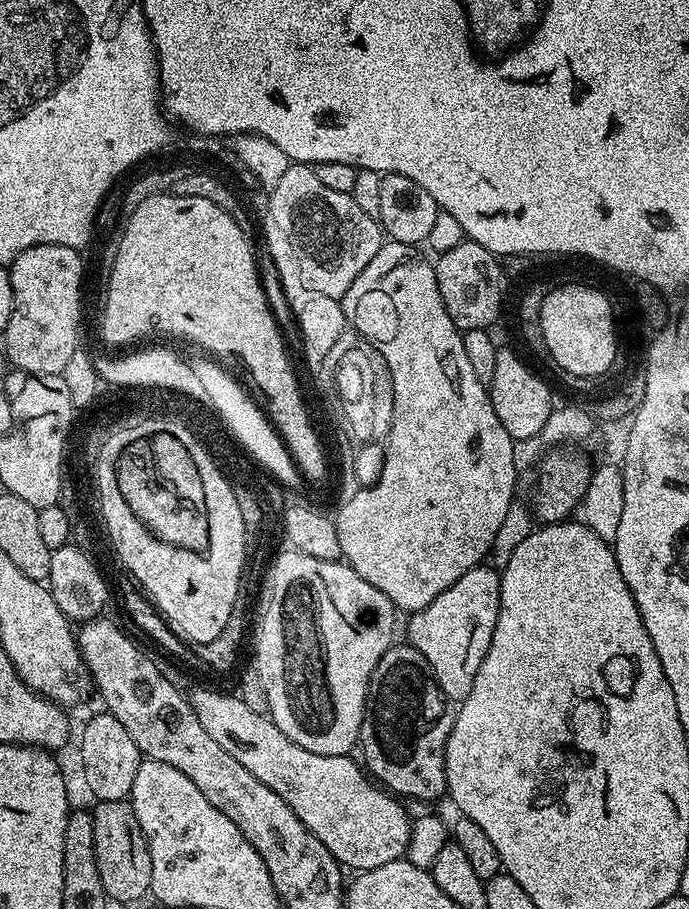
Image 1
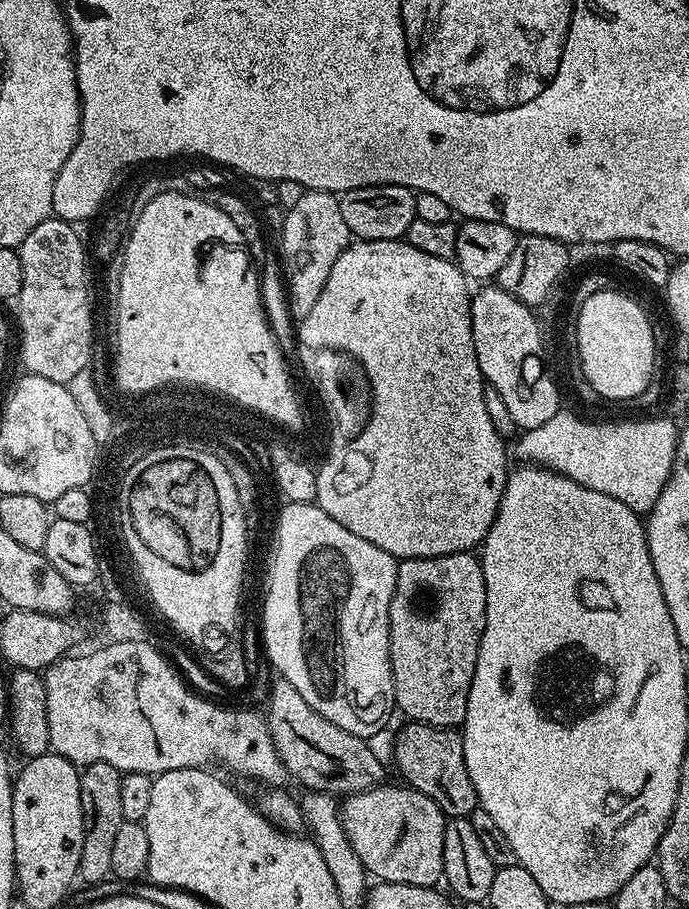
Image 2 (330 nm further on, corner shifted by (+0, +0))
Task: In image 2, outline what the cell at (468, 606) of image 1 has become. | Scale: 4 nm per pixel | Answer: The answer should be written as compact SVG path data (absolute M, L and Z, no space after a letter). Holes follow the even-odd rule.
M472 552L446 554L438 558L410 558L396 565L396 585L390 602L388 615L388 637L390 638L390 658L392 659L392 677L396 691L396 708L408 715L409 721L418 724L432 724L435 728L456 728L463 725L466 718L466 702L470 694L470 682L474 682L474 666L478 662L478 650L486 626L486 582L482 578L482 566Z

